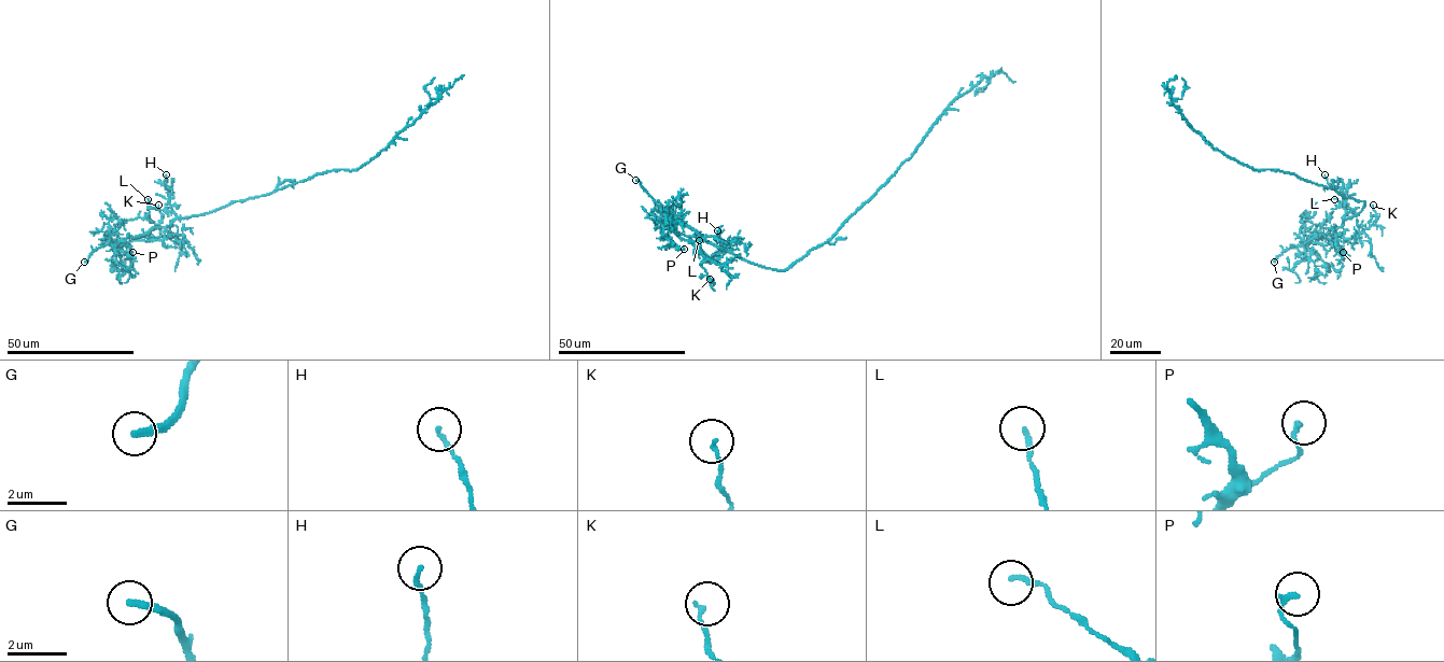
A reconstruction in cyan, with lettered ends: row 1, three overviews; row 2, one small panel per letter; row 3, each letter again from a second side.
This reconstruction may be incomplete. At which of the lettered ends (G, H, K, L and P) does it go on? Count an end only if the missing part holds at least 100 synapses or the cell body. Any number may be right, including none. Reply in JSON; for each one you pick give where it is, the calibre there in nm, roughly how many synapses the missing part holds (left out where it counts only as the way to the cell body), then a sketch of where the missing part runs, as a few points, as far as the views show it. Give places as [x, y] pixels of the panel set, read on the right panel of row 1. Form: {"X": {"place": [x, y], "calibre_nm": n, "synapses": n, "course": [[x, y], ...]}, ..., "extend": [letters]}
{"G": {"place": [1274, 262], "calibre_nm": 240, "course": [[1274, 262], [1317, 264], [1323, 272], [1355, 268]]}, "extend": ["G"]}

